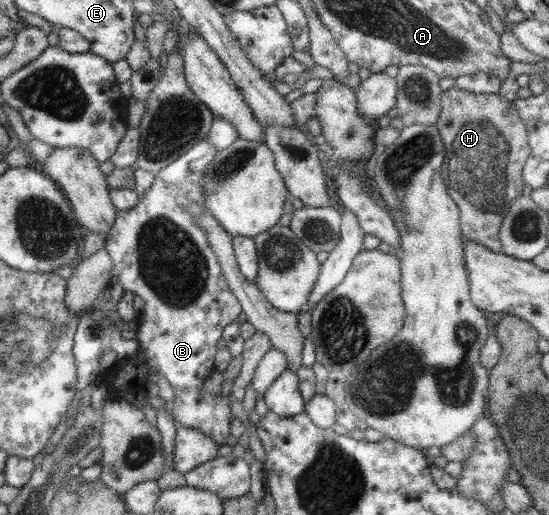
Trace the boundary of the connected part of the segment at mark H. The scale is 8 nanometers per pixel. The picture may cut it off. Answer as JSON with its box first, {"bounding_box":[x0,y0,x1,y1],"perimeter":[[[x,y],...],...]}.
{"bounding_box":[434,85,530,253],"perimeter":[[[454,85],[441,91],[439,97],[441,109],[434,125],[445,148],[440,178],[446,186],[448,196],[456,204],[461,236],[470,243],[478,243],[490,251],[500,253],[499,228],[510,204],[521,196],[524,188],[521,173],[530,154],[525,124],[518,116],[513,101],[504,99],[497,92],[473,93]]]}

